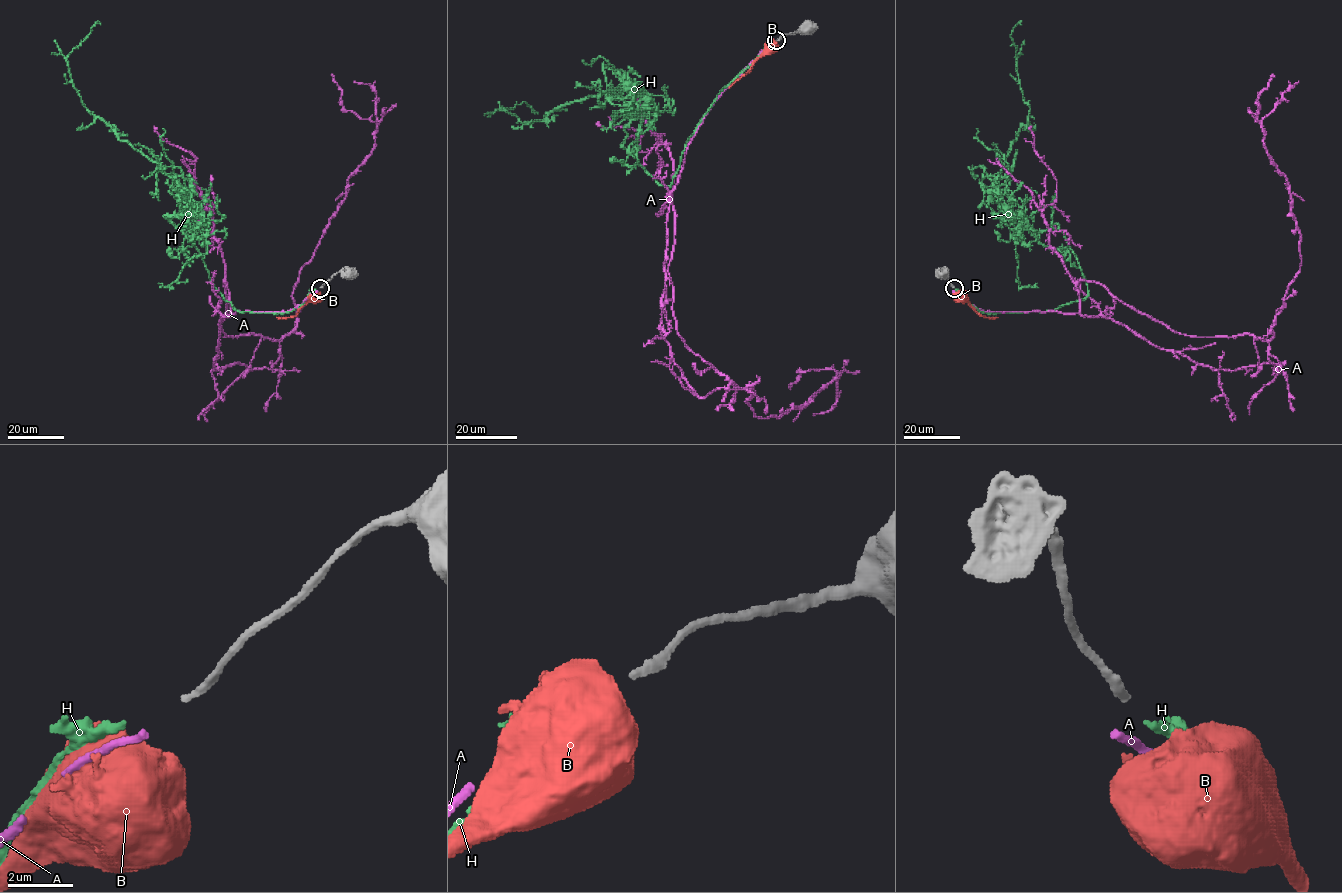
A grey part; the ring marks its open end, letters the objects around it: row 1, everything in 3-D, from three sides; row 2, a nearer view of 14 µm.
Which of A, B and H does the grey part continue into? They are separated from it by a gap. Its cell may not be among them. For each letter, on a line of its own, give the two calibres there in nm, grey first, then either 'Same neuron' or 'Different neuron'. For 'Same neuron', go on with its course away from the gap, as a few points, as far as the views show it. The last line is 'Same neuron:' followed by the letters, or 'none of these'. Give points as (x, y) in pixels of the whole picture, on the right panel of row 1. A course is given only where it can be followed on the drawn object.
A: Thickness 240 nm (grey) against 240 nm. Different neuron
B: Thickness 240 nm (grey) against 850 nm. Different neuron
H: Thickness 240 nm (grey) against 240 nm. Same neuron. Its course: (955, 289), (988, 313), (1088, 294), (1063, 233), (1027, 229), (1000, 201), (1029, 108), (1010, 35), (1021, 25)
Same neuron: H

